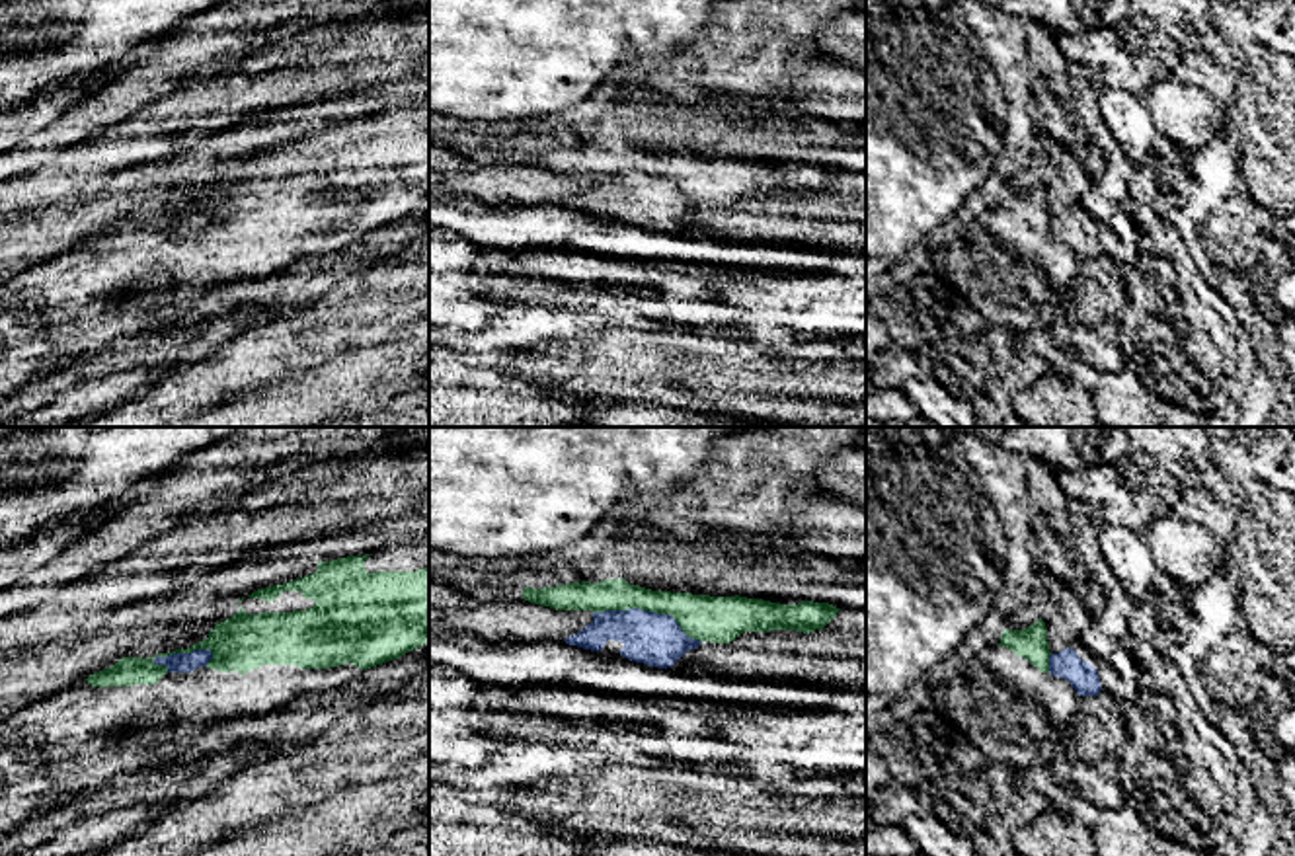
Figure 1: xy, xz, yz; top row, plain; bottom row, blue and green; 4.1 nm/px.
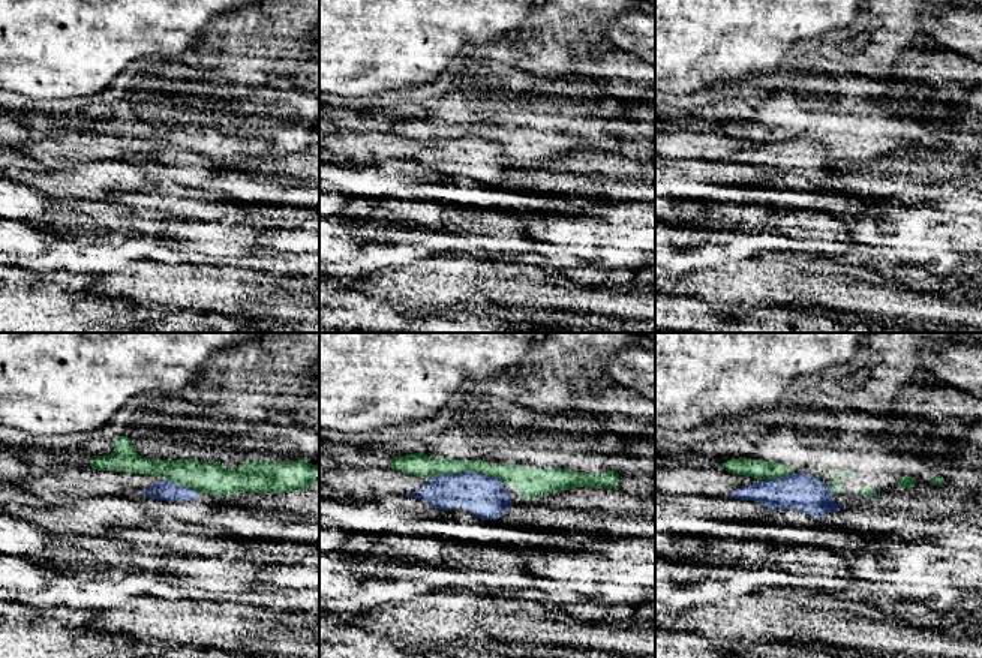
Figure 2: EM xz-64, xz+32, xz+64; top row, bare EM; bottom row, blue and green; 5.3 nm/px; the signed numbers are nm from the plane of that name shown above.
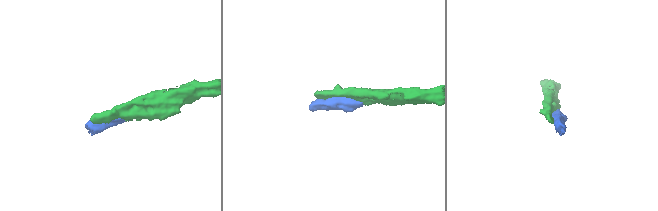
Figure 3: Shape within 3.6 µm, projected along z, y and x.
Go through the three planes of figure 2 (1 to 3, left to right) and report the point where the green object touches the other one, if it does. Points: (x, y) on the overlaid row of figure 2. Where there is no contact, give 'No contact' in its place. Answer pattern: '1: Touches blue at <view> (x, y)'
1: Touches blue at xz-64 (179, 484)
2: Touches blue at xz+32 (452, 474)
3: Touches blue at xz+64 (777, 478)

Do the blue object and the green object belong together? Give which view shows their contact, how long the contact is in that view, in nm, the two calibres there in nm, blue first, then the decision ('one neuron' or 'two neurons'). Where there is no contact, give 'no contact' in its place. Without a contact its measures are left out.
meets blue in xz; contact 460 nm long; 220 nm thick on the blue side, 190 nm on the other; two neurons

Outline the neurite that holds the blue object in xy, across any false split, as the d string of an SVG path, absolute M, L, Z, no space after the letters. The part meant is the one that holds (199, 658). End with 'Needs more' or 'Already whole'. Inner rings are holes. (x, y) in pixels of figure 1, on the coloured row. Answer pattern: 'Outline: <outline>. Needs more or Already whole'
Outline: M195 649L191 653L174 653L168 657L154 657L156 665L166 665L168 673L191 673L199 667L207 667L213 659L211 649Z. Already whole

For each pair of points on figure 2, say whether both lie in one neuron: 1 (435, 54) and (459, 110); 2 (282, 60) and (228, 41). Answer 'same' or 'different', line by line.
1: different
2: same

